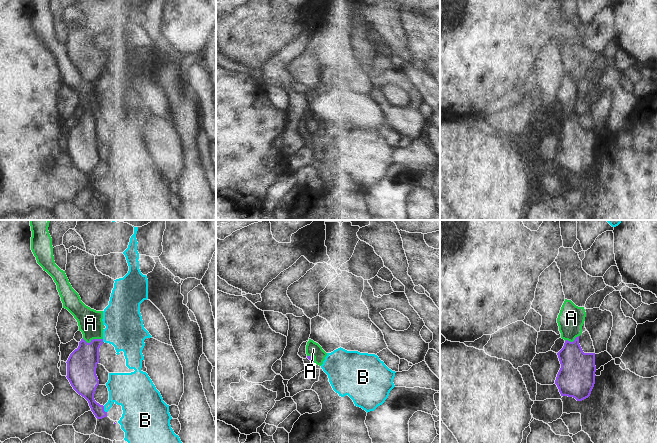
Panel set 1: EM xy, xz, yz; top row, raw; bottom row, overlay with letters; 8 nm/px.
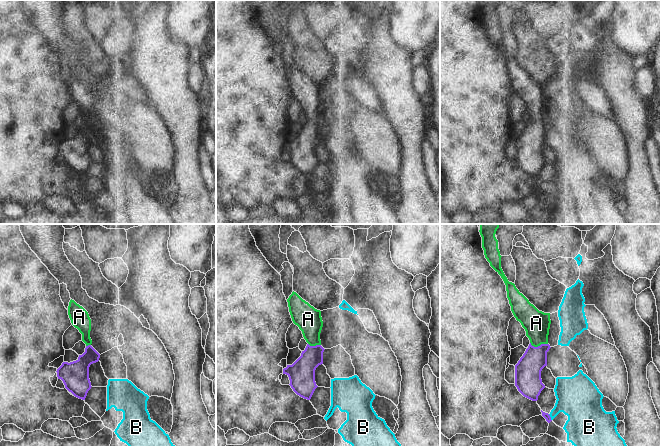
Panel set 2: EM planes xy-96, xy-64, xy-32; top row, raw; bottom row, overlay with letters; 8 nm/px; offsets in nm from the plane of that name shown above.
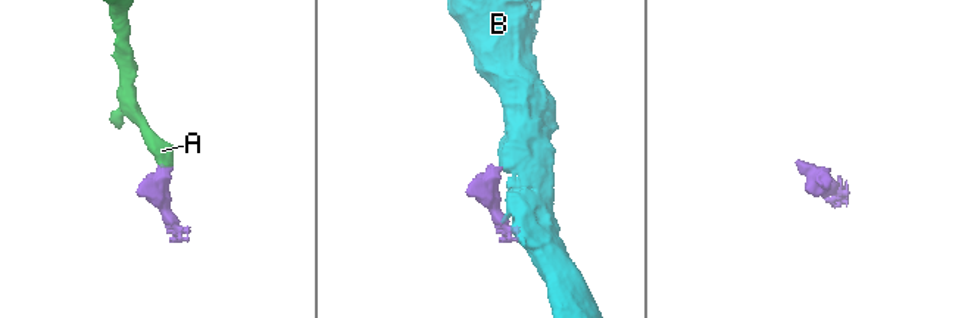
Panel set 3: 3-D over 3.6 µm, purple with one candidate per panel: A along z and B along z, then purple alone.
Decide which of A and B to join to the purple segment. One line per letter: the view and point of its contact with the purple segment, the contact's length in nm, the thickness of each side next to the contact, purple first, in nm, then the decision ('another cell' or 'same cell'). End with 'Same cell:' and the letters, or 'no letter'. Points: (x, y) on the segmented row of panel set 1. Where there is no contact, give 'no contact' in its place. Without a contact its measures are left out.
A: xy (92, 340) | 170 nm | 240/200 nm | same cell
B: xy (103, 409) | 60 nm | 190/280 nm | another cell
Same cell: A

